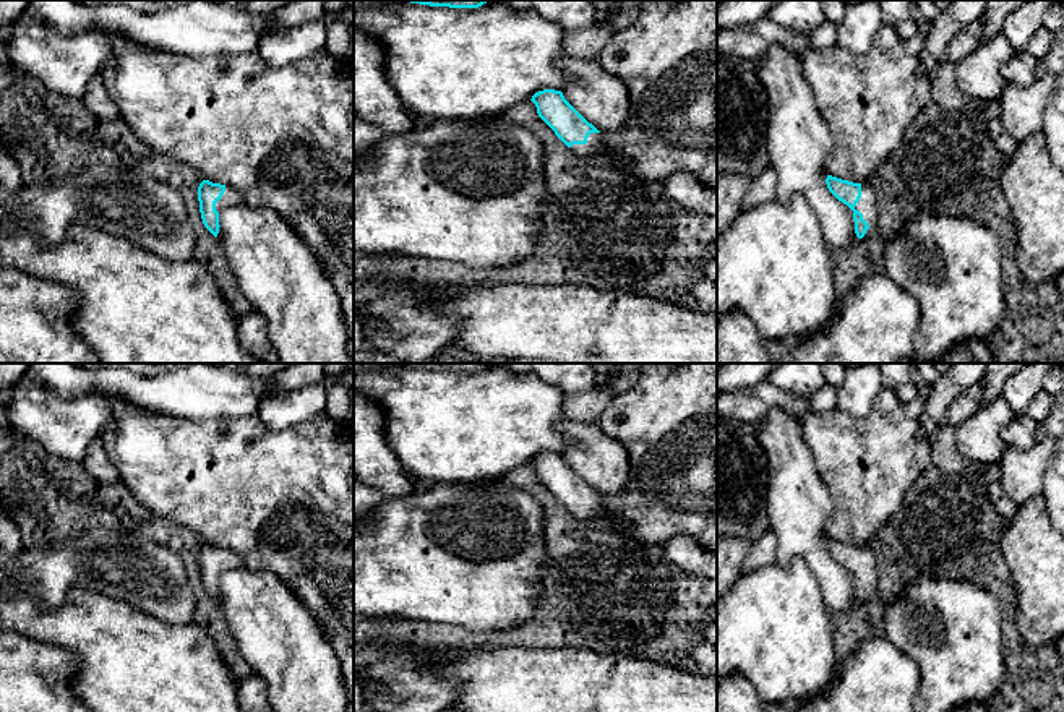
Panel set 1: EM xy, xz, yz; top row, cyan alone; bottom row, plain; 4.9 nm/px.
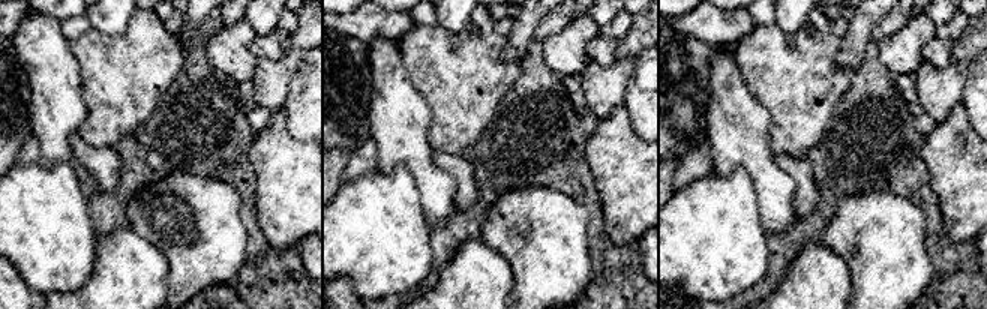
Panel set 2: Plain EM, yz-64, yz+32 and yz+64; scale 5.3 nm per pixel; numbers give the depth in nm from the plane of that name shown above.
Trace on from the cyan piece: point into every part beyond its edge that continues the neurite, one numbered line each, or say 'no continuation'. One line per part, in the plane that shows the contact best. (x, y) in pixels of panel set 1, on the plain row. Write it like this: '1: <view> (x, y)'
1: yz (866, 568)

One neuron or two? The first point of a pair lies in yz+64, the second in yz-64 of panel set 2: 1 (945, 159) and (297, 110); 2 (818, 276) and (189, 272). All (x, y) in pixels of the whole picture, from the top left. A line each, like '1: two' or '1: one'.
1: two
2: two

